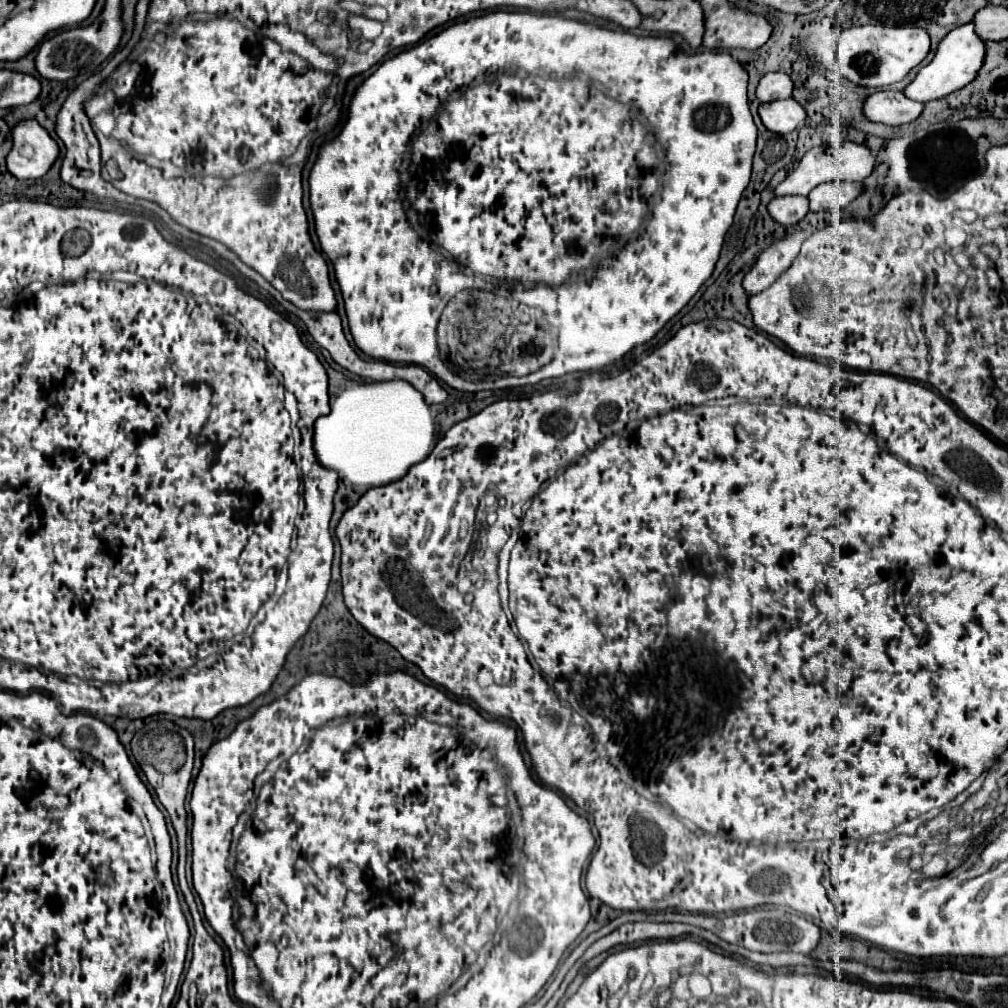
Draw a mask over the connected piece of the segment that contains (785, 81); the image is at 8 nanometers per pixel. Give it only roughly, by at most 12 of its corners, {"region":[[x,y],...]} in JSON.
{"region":[[767,73],[757,87],[761,103],[789,99],[793,81],[787,73]]}

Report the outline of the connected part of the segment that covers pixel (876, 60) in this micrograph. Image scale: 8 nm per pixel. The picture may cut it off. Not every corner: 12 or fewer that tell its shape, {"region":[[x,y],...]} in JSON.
{"region":[[847,27],[841,75],[899,83],[929,53],[921,27]]}

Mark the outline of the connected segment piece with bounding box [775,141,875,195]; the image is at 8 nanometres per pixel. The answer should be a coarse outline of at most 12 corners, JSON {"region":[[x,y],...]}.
{"region":[[843,141],[813,147],[775,195],[809,195],[827,181],[863,181],[875,151]]}

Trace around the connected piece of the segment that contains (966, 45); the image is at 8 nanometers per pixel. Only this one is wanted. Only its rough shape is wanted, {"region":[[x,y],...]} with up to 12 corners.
{"region":[[975,25],[941,39],[903,93],[919,103],[969,85],[985,61]]}

